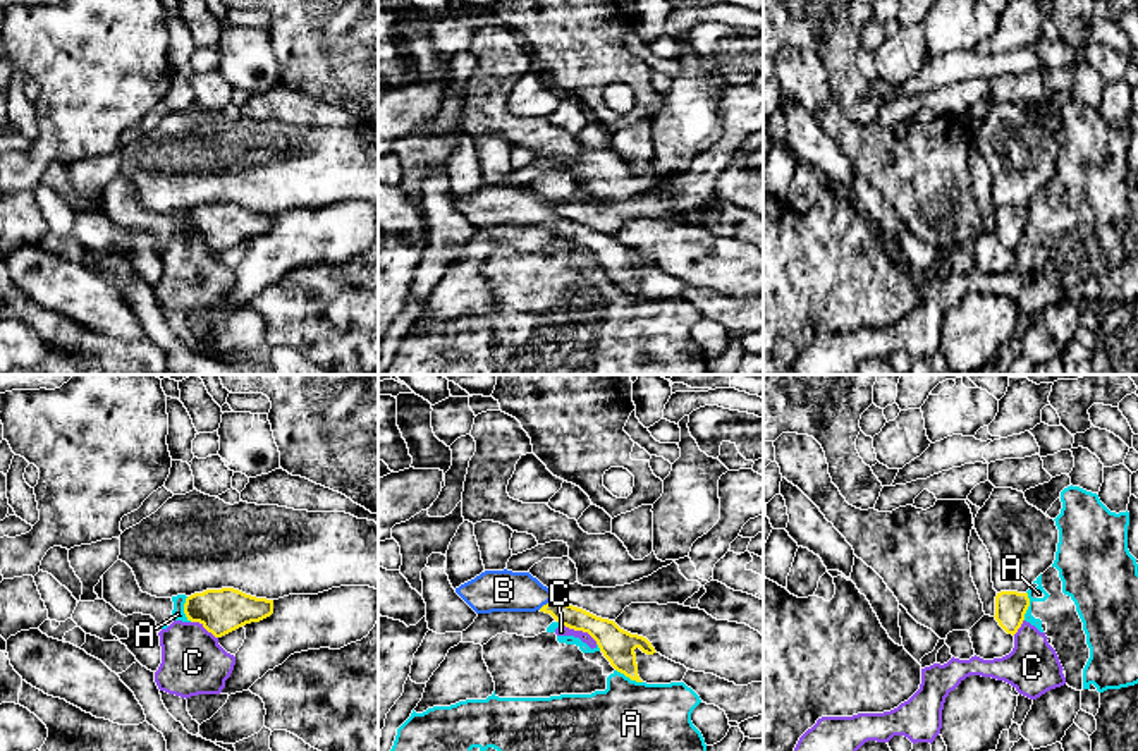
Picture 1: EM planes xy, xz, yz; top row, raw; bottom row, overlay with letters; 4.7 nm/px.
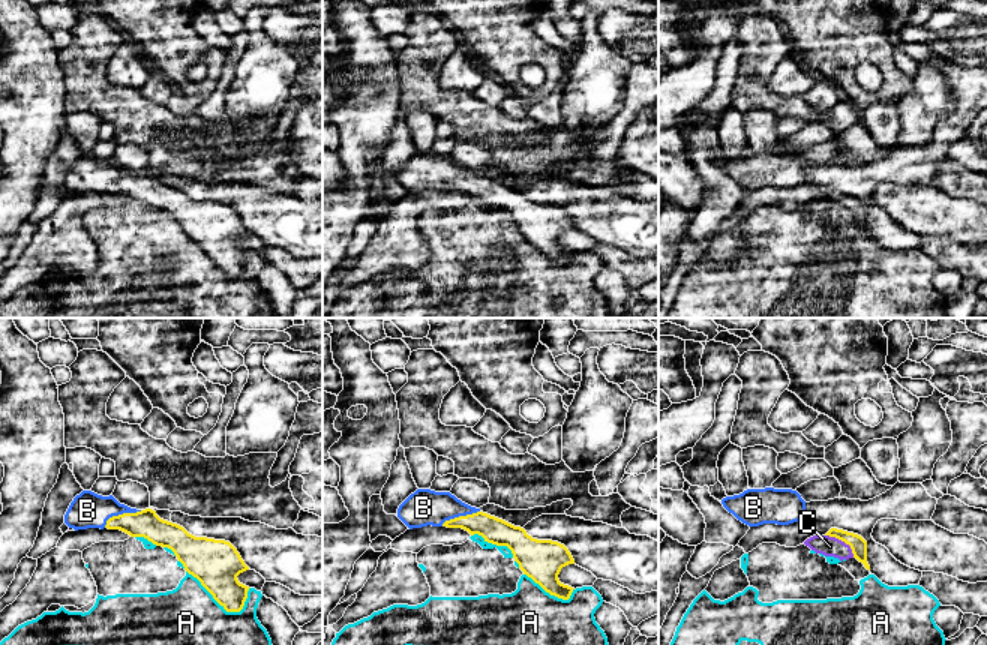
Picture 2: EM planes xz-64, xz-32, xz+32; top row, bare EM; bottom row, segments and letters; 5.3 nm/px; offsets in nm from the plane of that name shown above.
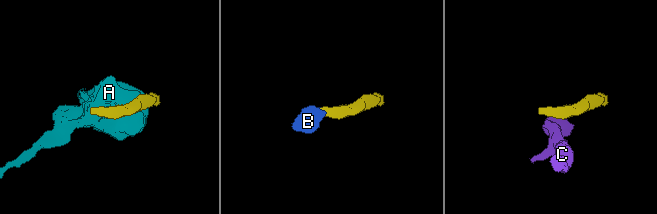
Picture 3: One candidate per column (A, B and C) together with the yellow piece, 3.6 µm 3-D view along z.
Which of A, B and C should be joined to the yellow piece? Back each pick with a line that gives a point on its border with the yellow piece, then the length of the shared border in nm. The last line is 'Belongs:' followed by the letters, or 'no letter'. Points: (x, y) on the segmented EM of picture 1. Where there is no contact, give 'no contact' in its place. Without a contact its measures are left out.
B: xz (547, 604) | 90 nm
Belongs: B

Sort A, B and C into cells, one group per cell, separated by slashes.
A C / B

